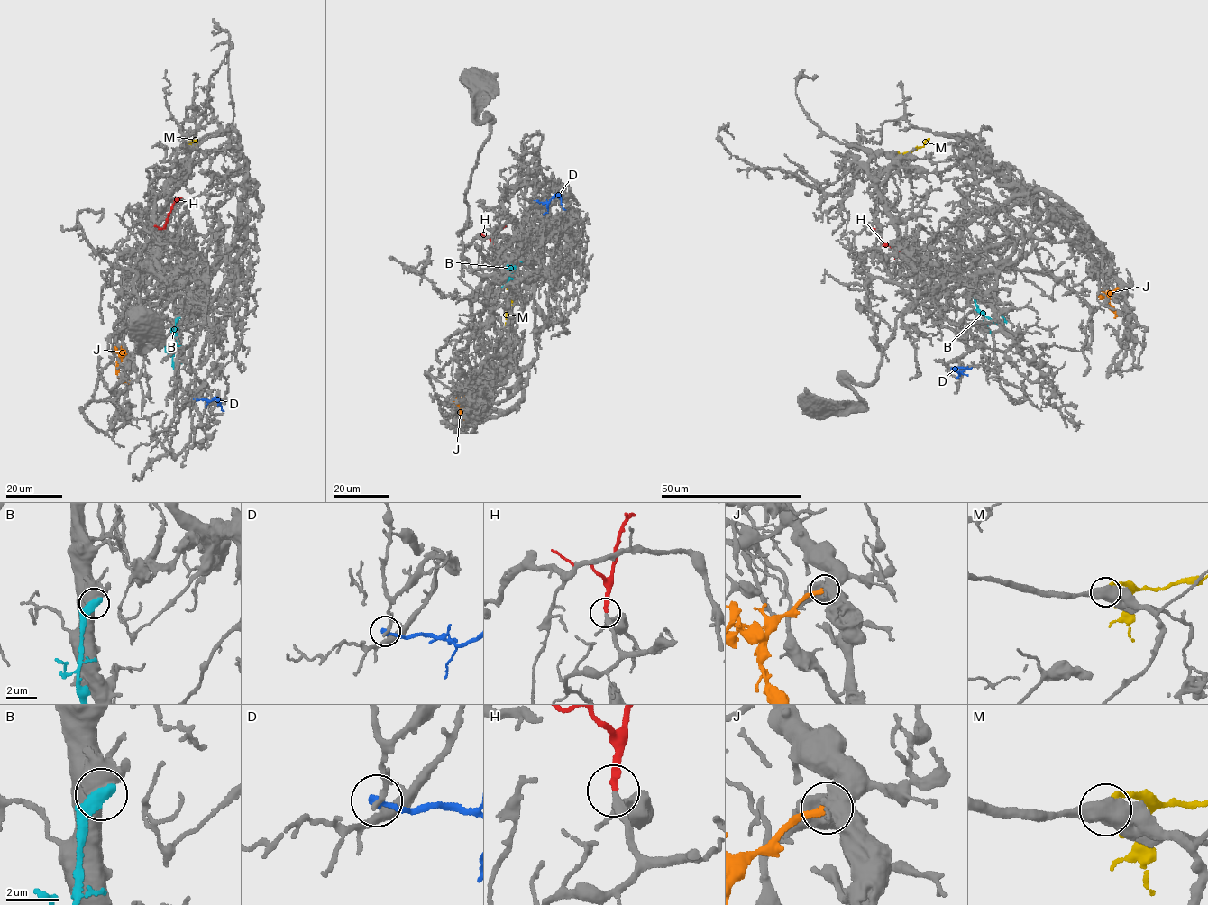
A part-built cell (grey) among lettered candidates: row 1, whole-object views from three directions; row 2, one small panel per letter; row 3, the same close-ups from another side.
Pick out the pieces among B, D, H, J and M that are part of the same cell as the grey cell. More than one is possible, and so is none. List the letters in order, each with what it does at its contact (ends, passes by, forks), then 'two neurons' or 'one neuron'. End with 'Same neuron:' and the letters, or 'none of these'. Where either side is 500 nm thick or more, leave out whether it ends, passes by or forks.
B: two neurons
D: it ends there; two neurons
H: it ends there; one neuron
J: one neuron
M: two neurons
Same neuron: H, J

